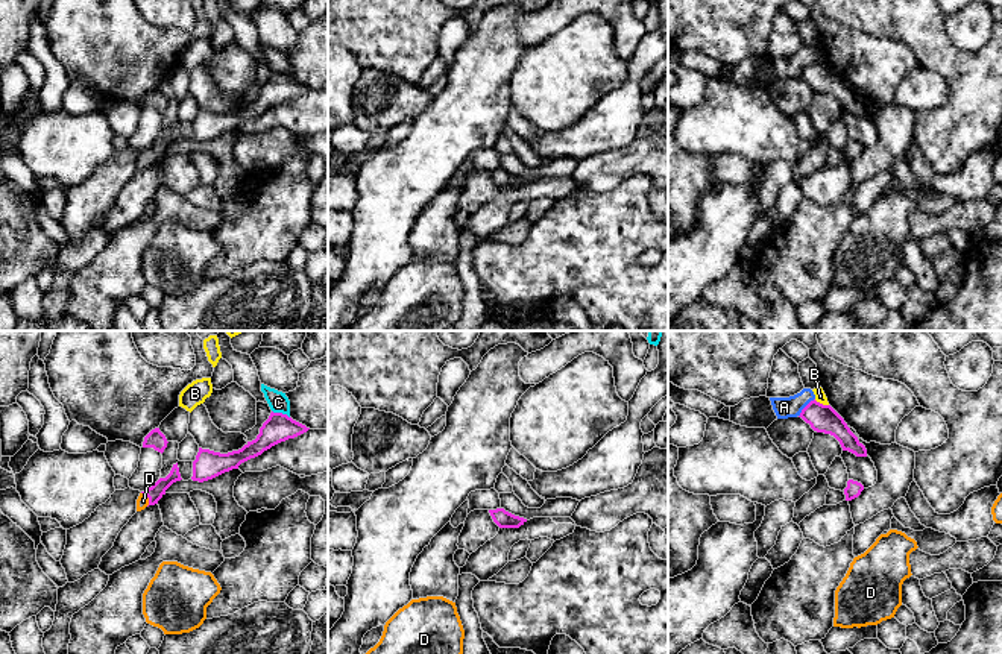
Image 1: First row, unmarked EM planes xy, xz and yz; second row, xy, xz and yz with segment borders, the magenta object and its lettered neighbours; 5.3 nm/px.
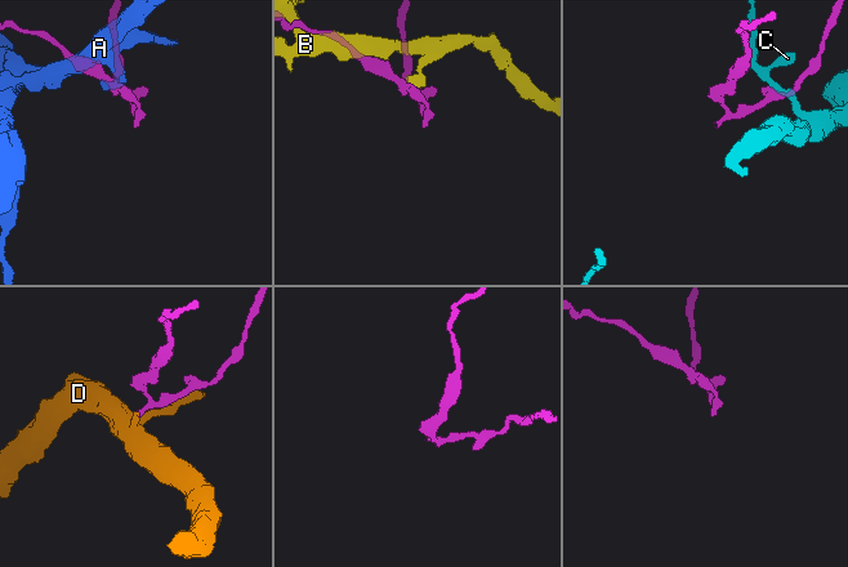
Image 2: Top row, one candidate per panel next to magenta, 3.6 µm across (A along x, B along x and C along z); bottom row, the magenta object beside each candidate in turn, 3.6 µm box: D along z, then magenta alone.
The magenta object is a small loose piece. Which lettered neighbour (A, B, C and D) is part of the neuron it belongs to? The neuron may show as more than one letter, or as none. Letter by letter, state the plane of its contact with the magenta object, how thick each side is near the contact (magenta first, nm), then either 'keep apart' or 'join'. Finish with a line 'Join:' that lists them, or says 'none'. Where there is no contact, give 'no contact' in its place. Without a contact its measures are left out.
A: yz | 140/110 nm | keep apart
B: yz | 140/60 nm | keep apart
C: xy | 150/110 nm | keep apart
D: xy | 80/60 nm | join
Join: D

